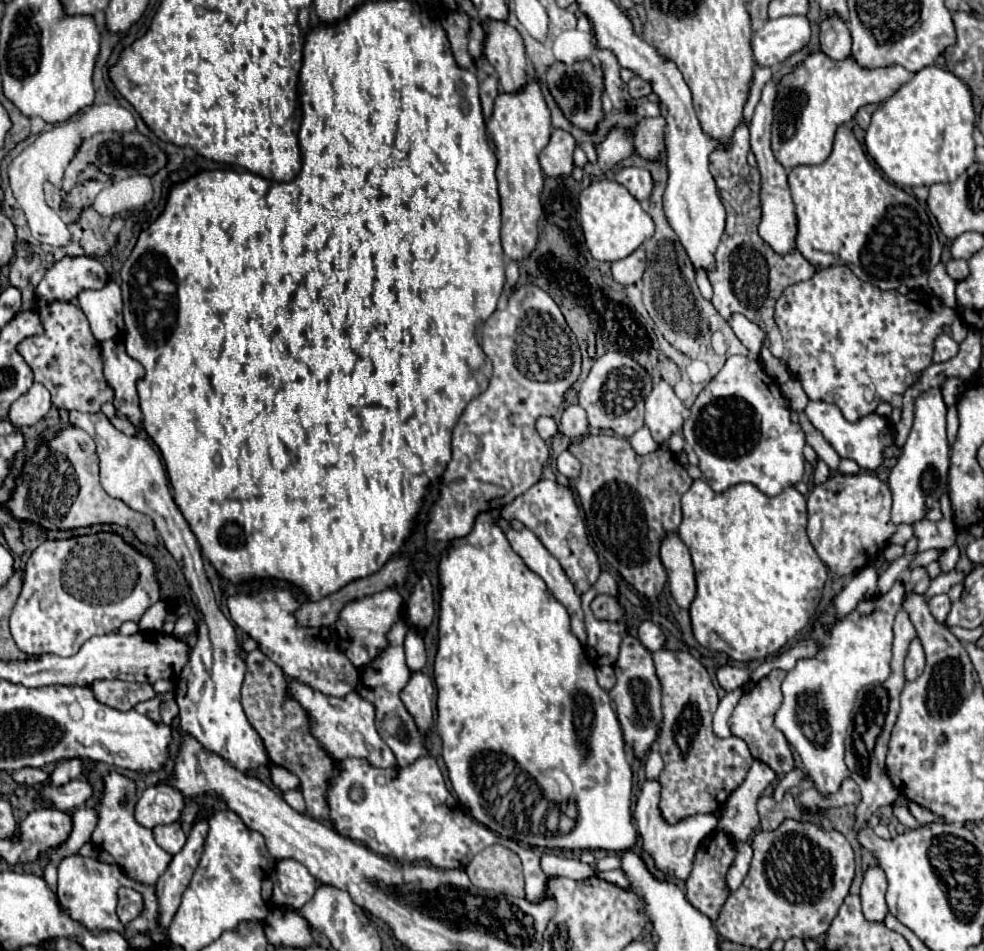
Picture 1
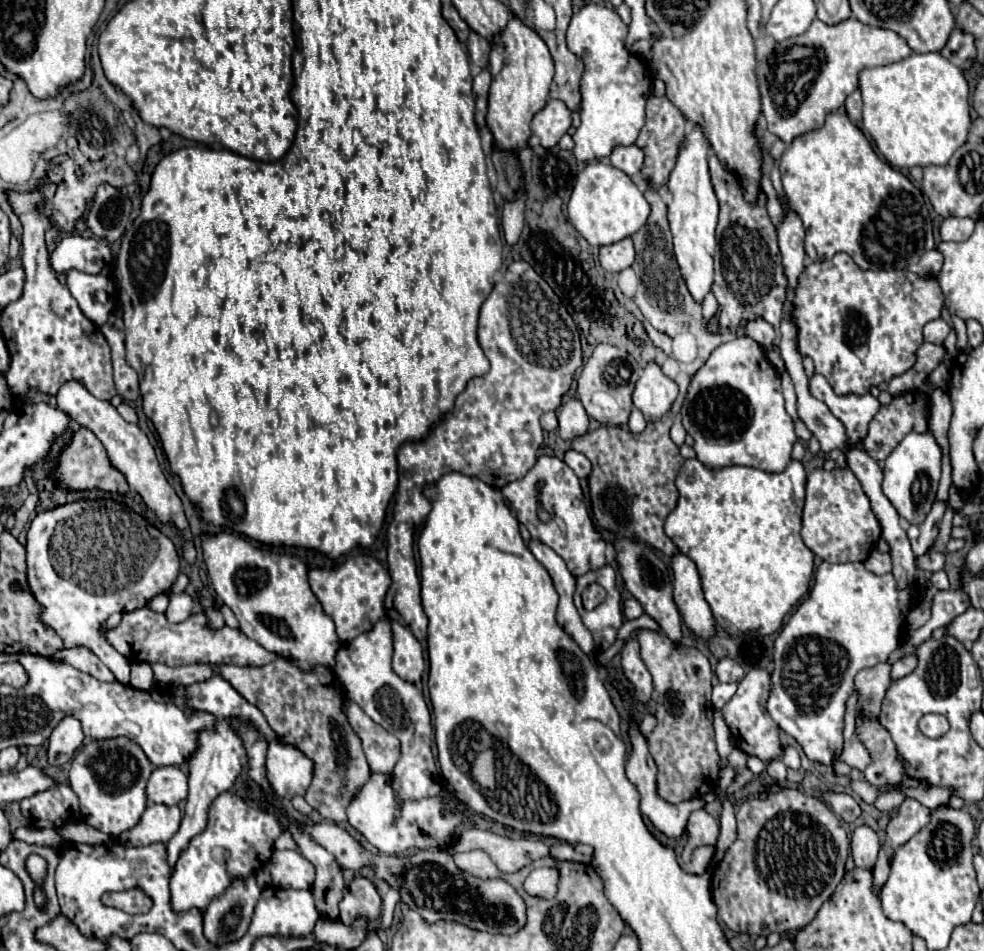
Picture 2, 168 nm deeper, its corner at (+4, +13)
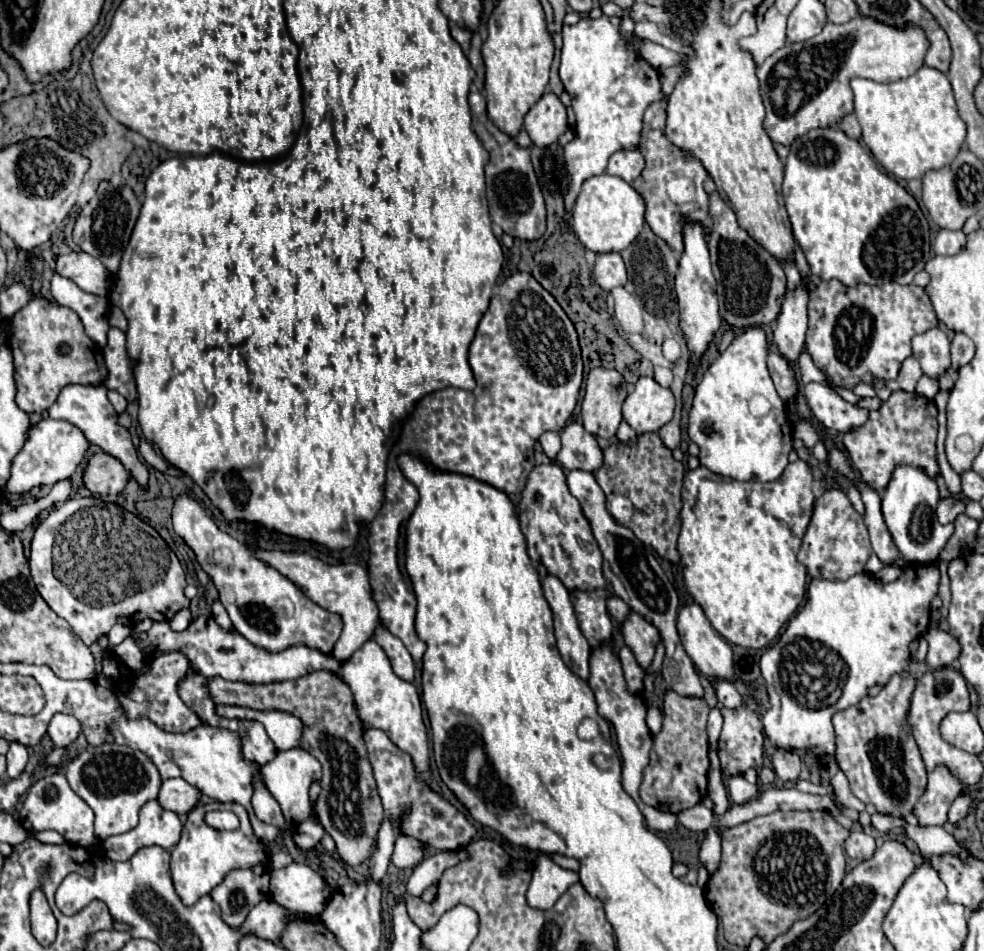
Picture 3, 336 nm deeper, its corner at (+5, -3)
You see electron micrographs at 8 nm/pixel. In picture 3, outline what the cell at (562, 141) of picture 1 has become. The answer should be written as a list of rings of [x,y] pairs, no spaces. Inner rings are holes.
[[[546,92],[524,116],[524,128],[530,134],[532,142],[540,148],[550,146],[566,132],[566,106],[554,92]]]

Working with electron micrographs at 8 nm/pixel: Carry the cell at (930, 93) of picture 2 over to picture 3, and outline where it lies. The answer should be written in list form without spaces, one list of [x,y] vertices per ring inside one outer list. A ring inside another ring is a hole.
[[[922,66],[916,74],[890,84],[852,78],[850,86],[854,90],[854,114],[862,126],[862,140],[890,174],[902,180],[922,178],[928,170],[944,168],[956,158],[966,138],[966,124],[958,116],[946,74]]]

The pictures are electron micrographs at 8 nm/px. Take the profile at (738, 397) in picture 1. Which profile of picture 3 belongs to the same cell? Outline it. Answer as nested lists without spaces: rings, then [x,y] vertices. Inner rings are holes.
[[[750,326],[708,366],[702,382],[696,386],[688,418],[688,436],[700,448],[700,464],[714,474],[740,482],[772,482],[788,464],[792,426],[786,418],[784,400],[776,396],[766,358],[766,332],[760,326]]]

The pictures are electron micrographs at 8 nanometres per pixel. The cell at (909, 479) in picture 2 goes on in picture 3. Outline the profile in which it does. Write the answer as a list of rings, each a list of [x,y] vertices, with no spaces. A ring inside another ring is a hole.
[[[898,466],[894,470],[892,482],[888,490],[882,494],[882,514],[892,536],[894,546],[900,552],[900,558],[906,562],[934,562],[938,554],[946,546],[948,538],[954,532],[952,524],[940,524],[936,520],[936,504],[938,504],[938,486],[932,478],[928,478],[920,468]]]

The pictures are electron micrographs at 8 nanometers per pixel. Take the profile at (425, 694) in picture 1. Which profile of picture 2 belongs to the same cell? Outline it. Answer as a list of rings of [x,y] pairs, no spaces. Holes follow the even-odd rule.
[[[391,622],[391,626],[393,626],[393,638],[395,638],[393,672],[409,684],[419,684],[421,676],[423,676],[423,670],[425,670],[421,644],[399,622]]]

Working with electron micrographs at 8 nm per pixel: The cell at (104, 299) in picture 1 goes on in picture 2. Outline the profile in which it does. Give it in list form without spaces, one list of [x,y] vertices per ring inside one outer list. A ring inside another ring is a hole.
[[[69,270],[67,286],[83,314],[93,324],[103,326],[113,310],[113,296],[117,296],[115,282],[101,274],[83,274],[79,270]]]

